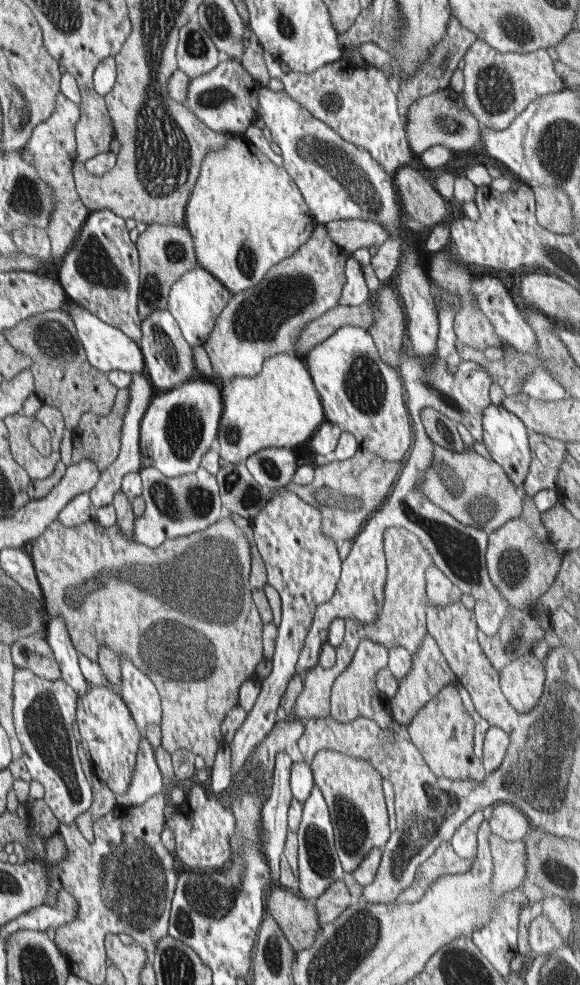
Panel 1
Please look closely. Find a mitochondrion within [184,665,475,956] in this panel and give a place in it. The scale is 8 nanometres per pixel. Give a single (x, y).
(442, 802)

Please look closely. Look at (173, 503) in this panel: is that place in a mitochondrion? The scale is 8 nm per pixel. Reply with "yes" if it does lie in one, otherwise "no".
yes

